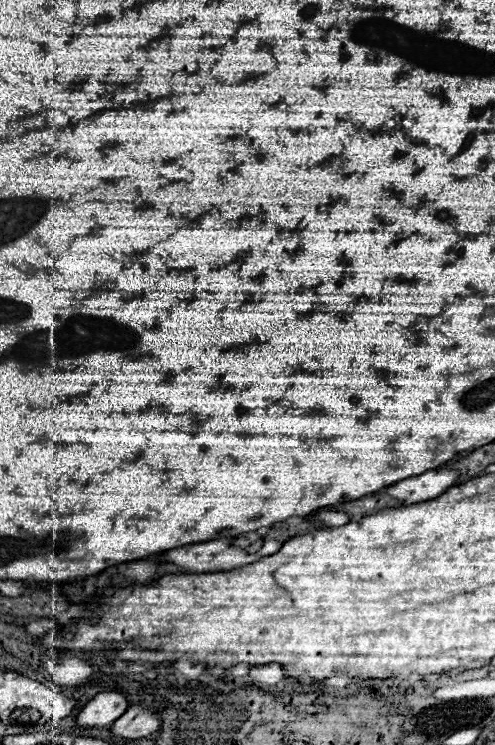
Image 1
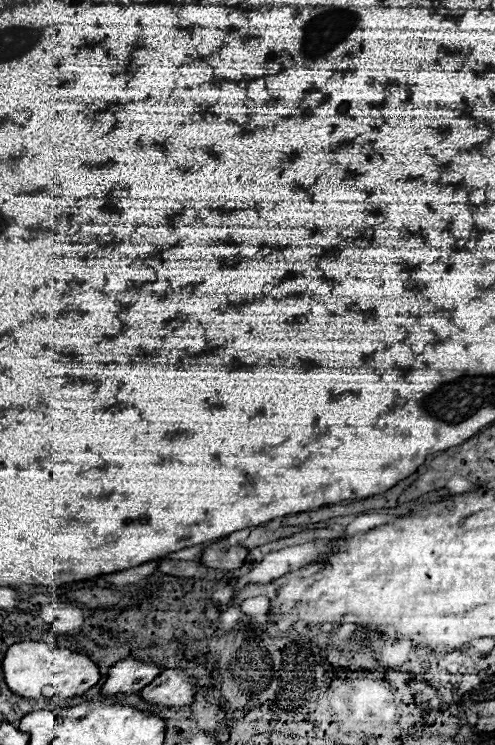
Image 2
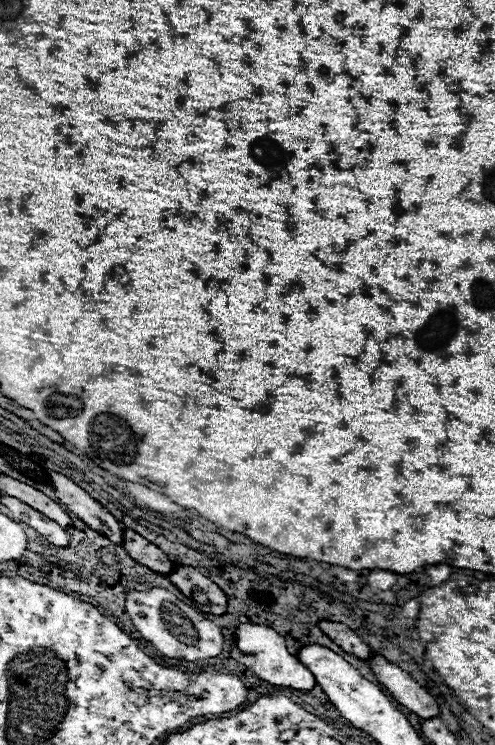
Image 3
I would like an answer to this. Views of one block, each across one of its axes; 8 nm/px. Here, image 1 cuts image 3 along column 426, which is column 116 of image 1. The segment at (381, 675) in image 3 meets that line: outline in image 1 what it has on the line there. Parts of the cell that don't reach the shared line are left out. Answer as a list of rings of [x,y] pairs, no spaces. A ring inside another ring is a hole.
[[[100,692],[78,714],[76,726],[80,728],[104,728],[110,726],[128,708],[126,696],[120,692]]]

